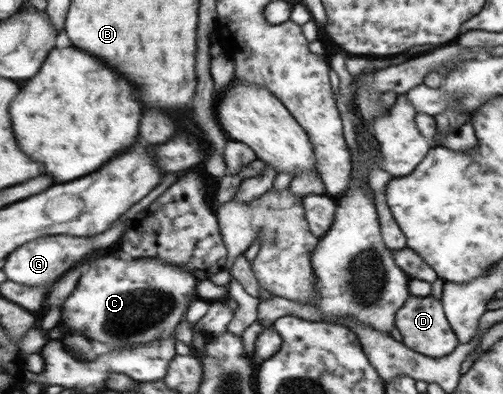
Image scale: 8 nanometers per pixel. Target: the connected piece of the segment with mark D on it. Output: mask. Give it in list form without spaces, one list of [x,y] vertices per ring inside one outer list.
[[[430,295],[426,298],[409,296],[405,306],[397,312],[397,329],[403,336],[402,342],[414,351],[431,357],[442,357],[457,350],[461,340],[445,316],[442,301]]]

